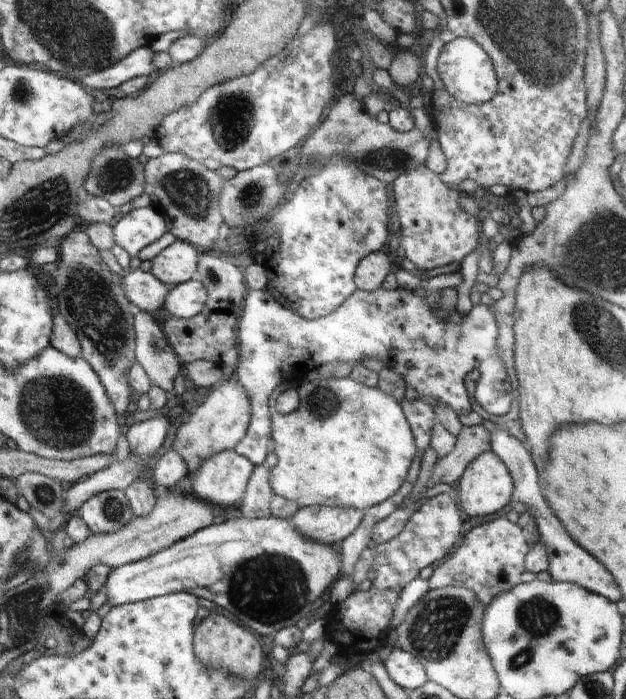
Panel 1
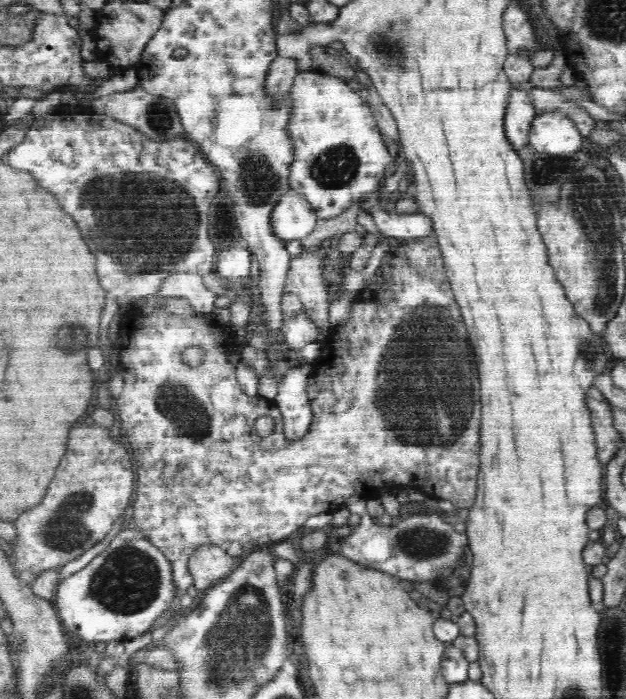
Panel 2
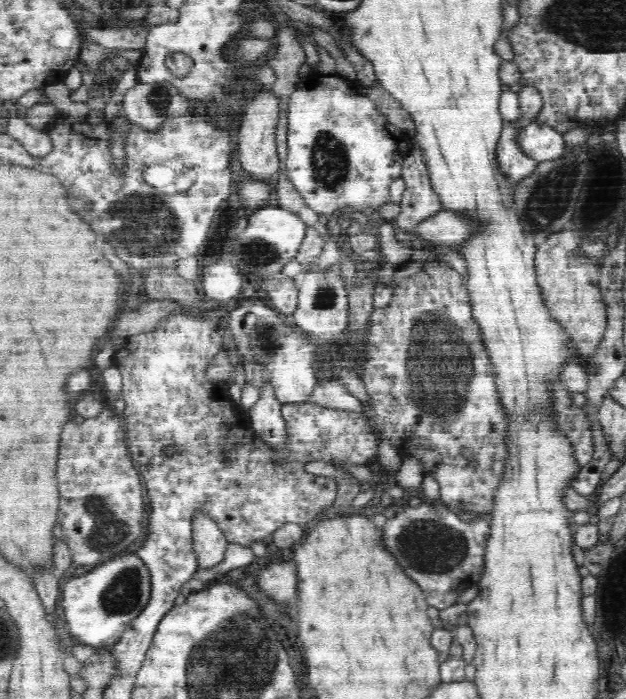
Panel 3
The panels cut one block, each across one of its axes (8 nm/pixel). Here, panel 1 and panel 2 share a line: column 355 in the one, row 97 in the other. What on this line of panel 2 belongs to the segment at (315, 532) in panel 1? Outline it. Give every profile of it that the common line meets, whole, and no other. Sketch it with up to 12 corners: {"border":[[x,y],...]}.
{"border":[[512,89],[505,133],[516,151],[536,115],[529,92]]}

